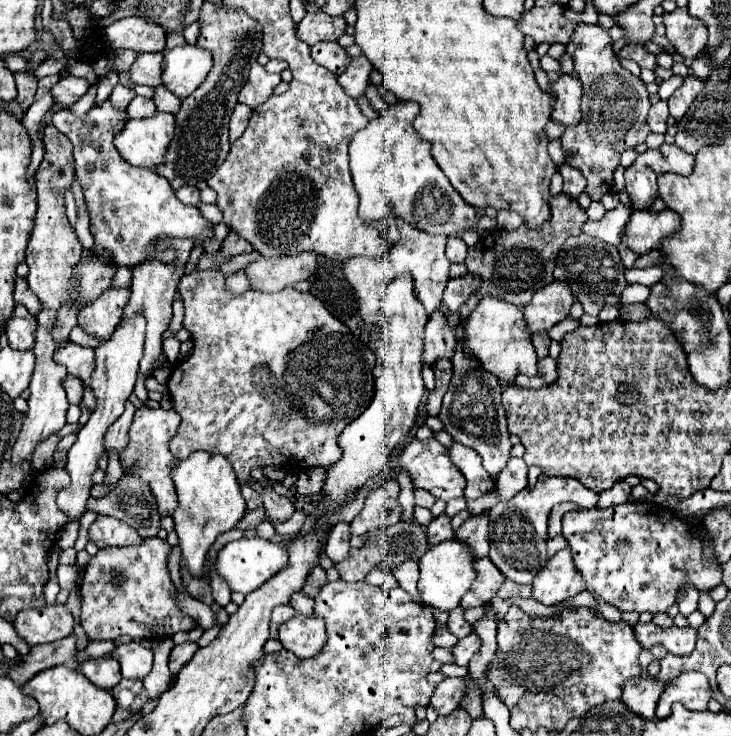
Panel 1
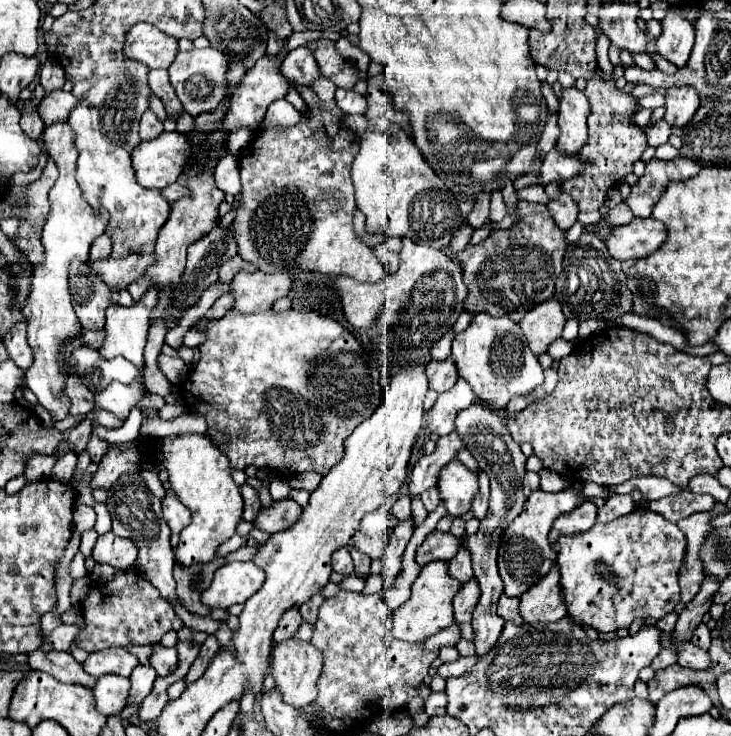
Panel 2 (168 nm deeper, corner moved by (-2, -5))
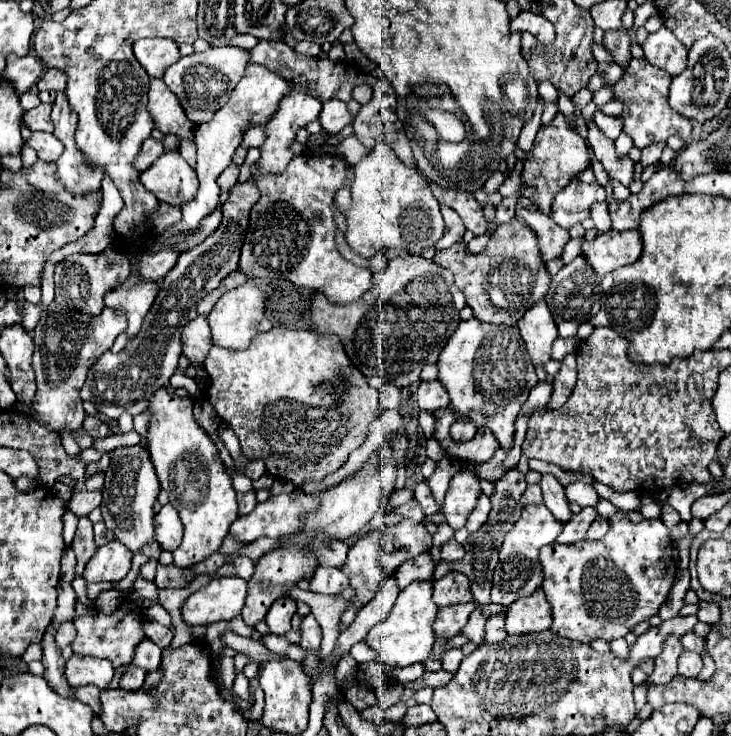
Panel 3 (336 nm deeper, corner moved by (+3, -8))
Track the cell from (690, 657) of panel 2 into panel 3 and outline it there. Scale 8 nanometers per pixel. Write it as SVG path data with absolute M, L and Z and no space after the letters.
M688 650L682 652L682 656L678 658L678 674L686 678L696 678L700 670L702 670L702 656Z

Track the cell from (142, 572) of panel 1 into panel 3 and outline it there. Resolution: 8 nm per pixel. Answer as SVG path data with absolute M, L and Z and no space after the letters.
M122 604L110 616L106 616L106 614L86 614L82 618L74 620L78 636L72 642L72 650L74 650L74 654L88 654L88 656L94 656L94 658L106 658L114 664L114 668L120 668L120 666L132 662L134 648L144 638L142 622L144 622L144 614L140 612L140 608L136 608L132 604Z

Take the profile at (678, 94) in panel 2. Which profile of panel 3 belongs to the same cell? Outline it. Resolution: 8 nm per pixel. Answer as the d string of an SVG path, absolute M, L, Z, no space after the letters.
M632 58L626 72L622 74L622 78L612 88L614 98L628 106L620 114L622 132L632 138L632 142L634 142L634 146L638 150L642 150L642 148L646 148L650 144L666 142L668 136L680 136L682 140L688 140L690 134L692 134L692 124L686 118L682 118L680 114L672 112L672 108L670 108L670 104L666 100L670 80L672 80L670 74L660 72L660 68L654 68L646 60Z

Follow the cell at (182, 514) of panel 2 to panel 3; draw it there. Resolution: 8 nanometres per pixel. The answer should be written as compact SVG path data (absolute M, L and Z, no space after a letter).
M166 504L154 518L156 528L156 540L164 550L176 550L182 542L182 522L174 506Z

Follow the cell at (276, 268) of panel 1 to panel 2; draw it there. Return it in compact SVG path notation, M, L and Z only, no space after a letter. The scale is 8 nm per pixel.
M237 273L233 277L233 295L235 309L241 313L257 313L271 309L273 303L285 297L291 289L291 273Z

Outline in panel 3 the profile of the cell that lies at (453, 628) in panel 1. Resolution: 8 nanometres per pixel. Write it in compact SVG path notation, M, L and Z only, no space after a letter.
M450 650L450 652L446 652L446 654L442 656L442 670L446 670L446 672L456 672L458 666L460 666L460 662L462 662L462 658L464 658L462 650Z

